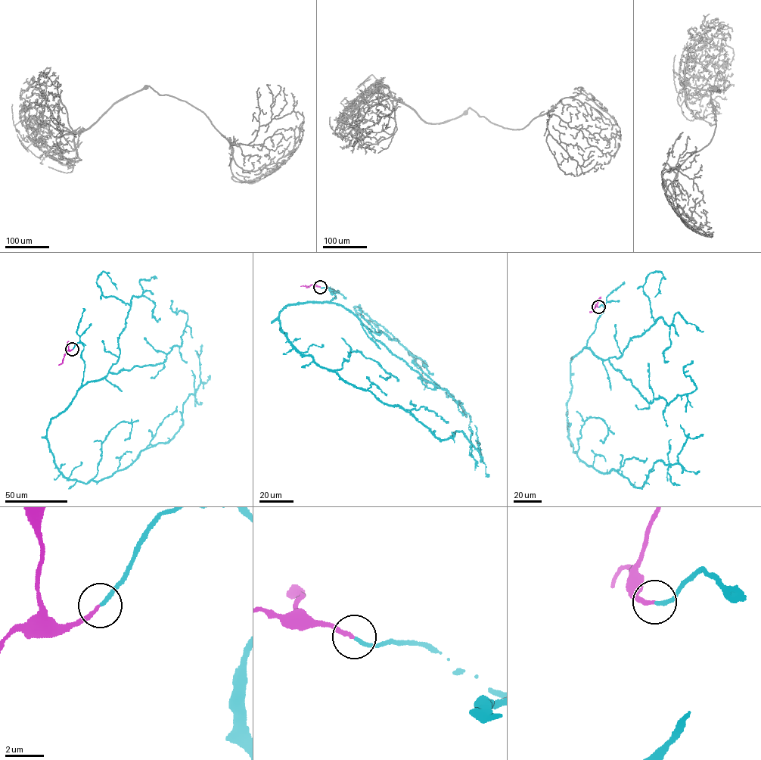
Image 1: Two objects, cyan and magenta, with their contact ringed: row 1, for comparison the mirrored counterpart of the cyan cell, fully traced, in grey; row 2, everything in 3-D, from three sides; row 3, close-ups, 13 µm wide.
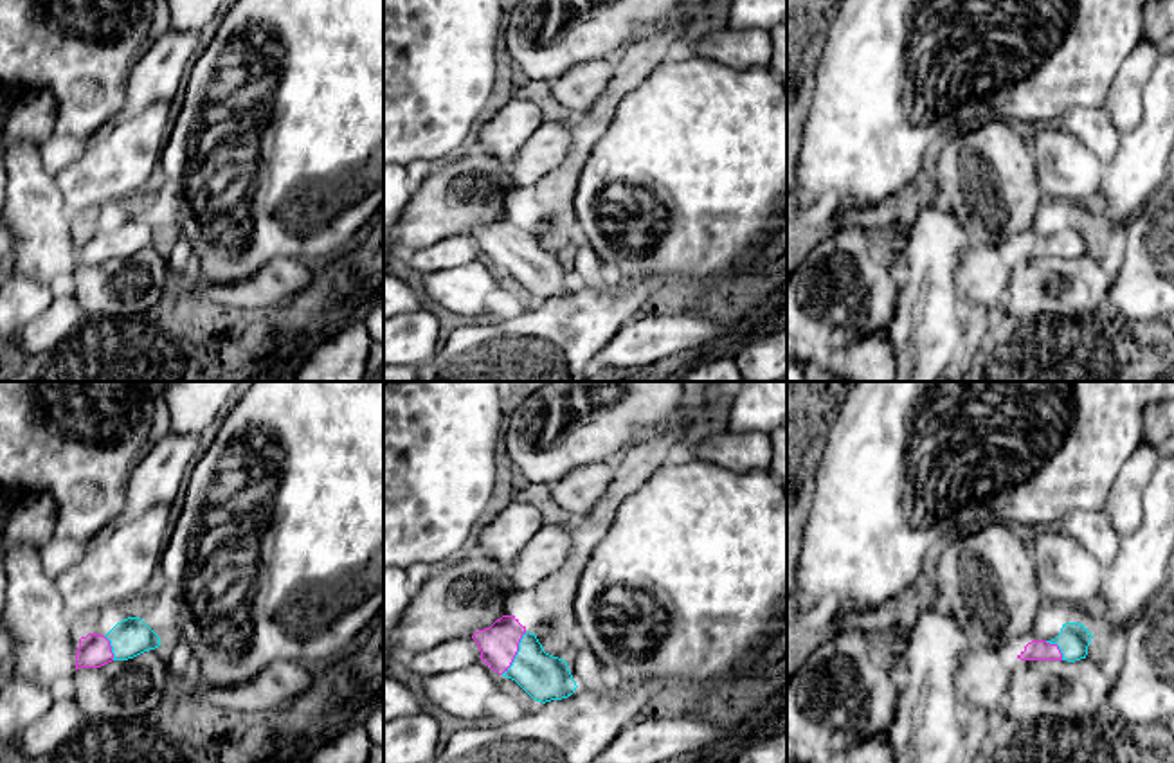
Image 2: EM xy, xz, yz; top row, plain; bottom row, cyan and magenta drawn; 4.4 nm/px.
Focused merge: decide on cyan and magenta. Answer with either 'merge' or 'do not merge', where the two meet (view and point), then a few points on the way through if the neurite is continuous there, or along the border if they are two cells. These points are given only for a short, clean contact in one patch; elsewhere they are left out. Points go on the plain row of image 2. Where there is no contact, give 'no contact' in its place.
merge | xz (517, 251) | across xz (544, 274), (517, 251), (499, 240)

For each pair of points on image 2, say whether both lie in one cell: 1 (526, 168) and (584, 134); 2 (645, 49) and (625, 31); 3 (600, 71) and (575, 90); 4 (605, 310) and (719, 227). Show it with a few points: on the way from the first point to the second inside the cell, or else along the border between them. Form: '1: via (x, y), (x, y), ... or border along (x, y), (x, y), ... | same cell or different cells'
1: border along (571, 123), (571, 148), (546, 175) | different cells
2: border along (649, 33), (629, 45) | different cells
3: via (595, 76), (580, 87) | same cell
4: border along (622, 278), (661, 276), (667, 288) | different cells

